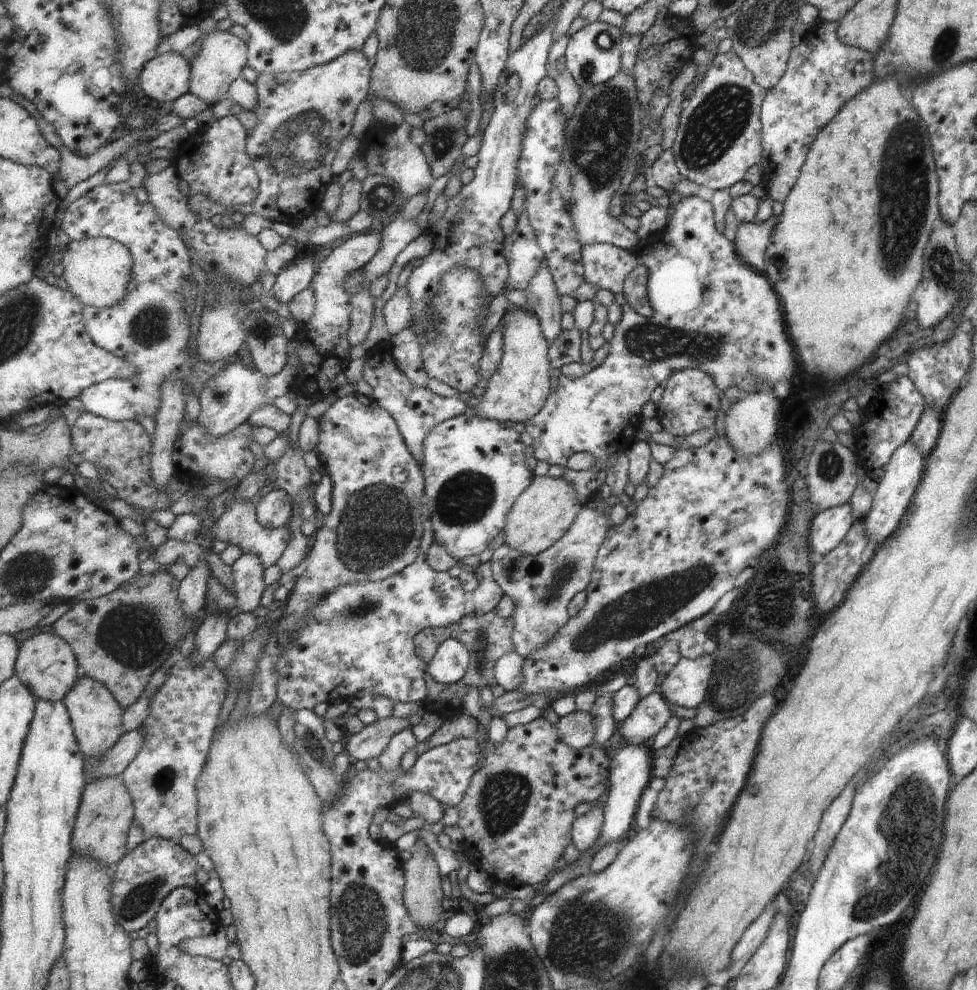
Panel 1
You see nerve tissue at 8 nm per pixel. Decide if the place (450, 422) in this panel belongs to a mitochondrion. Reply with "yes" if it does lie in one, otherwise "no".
no

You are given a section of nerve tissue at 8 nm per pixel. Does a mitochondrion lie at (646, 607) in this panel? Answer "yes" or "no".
yes

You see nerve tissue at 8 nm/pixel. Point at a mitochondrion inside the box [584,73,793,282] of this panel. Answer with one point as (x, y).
(713, 126)

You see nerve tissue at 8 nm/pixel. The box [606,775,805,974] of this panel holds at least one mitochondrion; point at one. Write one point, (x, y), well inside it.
(684, 806)

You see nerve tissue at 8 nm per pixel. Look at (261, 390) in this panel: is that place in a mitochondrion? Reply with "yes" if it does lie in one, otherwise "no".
yes

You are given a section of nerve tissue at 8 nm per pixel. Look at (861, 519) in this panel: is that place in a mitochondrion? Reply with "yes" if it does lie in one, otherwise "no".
no

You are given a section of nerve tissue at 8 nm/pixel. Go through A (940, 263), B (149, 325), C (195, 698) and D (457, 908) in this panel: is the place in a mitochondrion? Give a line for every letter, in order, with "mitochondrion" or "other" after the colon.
A: mitochondrion
B: mitochondrion
C: other
D: other

